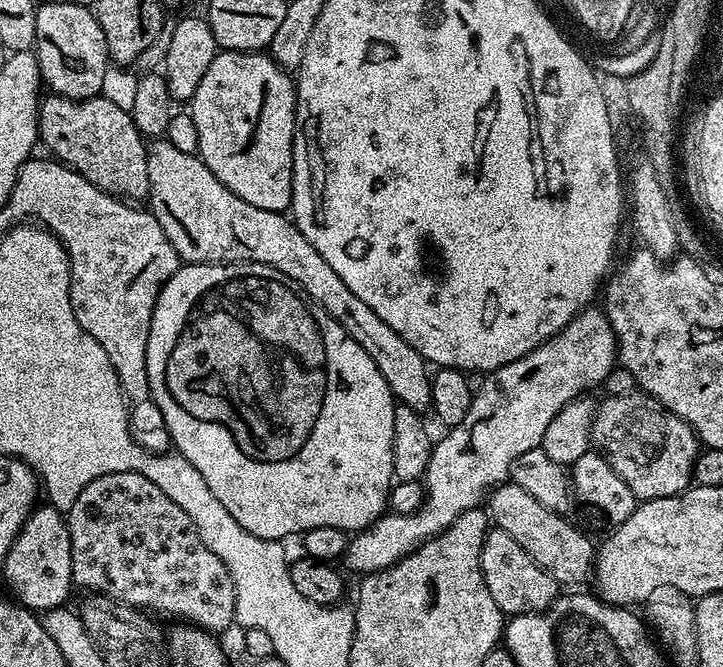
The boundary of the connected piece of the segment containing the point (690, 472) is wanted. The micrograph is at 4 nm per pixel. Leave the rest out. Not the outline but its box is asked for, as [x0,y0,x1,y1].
[591,390,702,502]

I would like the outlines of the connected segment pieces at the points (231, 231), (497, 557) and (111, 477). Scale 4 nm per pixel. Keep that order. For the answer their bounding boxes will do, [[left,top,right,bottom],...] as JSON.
[[147,138,432,414],[480,527,562,617],[66,472,236,634]]

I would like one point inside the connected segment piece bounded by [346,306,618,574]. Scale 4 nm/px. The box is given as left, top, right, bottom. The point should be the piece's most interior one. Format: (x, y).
(508, 415)

